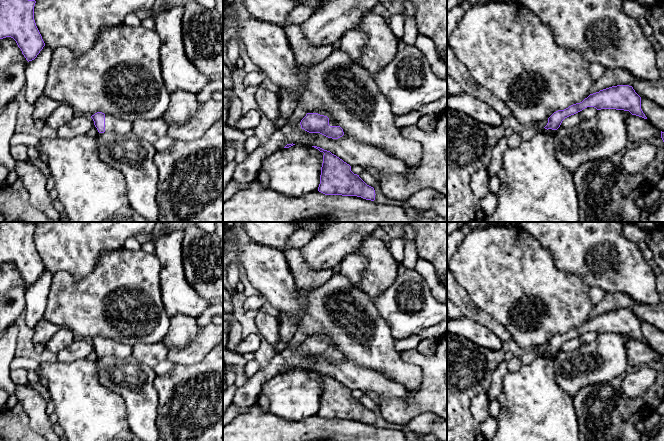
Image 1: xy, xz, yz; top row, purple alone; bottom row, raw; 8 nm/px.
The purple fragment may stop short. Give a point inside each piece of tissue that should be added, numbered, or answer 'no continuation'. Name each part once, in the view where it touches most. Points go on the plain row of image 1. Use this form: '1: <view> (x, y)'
1: xy (113, 348)

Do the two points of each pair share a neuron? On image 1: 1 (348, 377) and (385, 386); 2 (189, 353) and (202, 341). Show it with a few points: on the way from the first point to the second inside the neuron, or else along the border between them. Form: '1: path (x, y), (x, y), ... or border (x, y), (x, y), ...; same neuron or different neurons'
1: path (357, 378), (376, 383); same neuron
2: path (192, 351), (199, 344); same neuron

